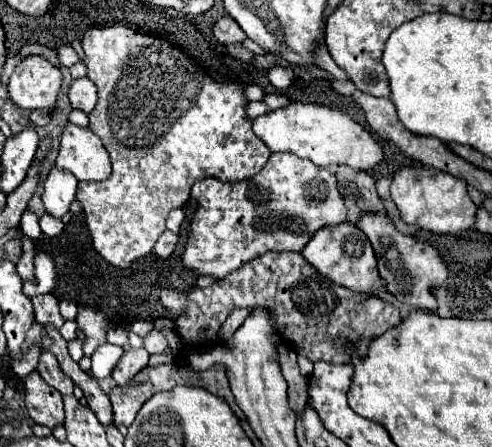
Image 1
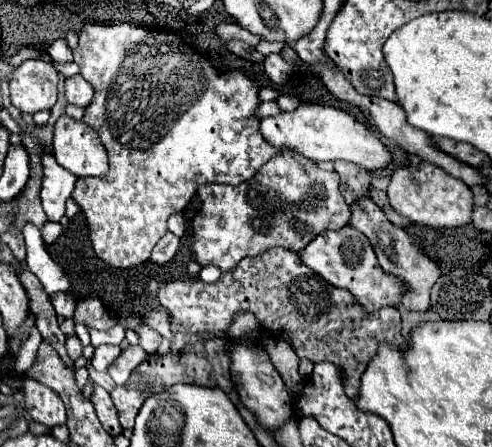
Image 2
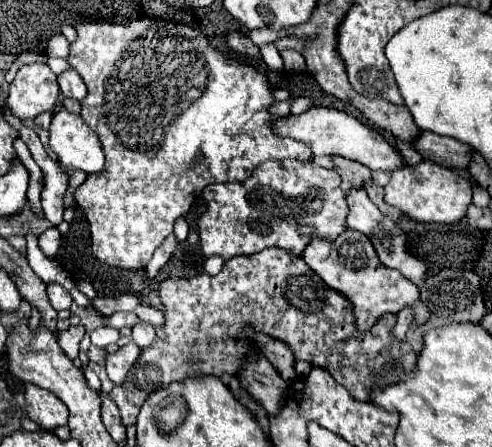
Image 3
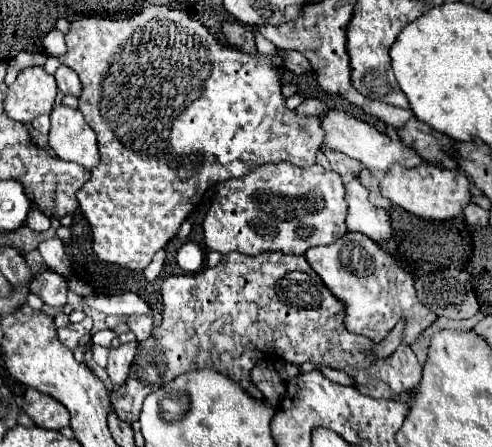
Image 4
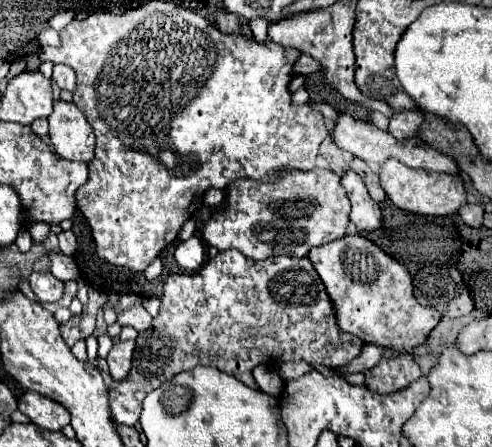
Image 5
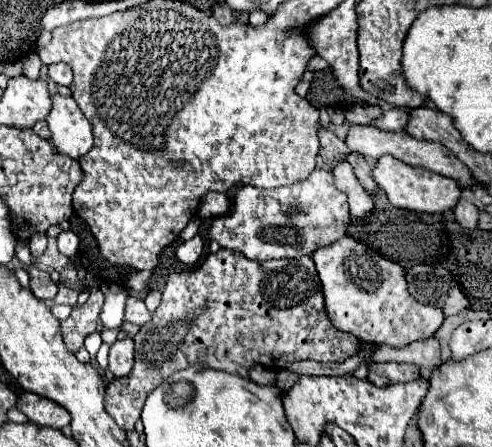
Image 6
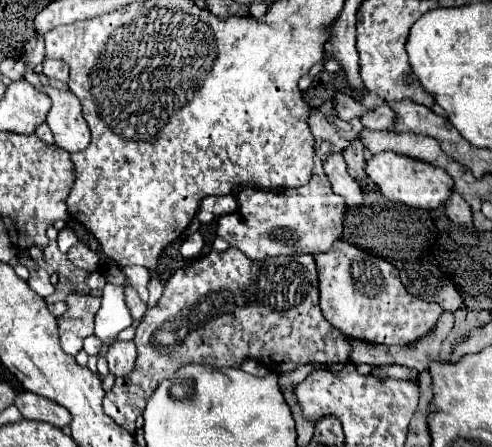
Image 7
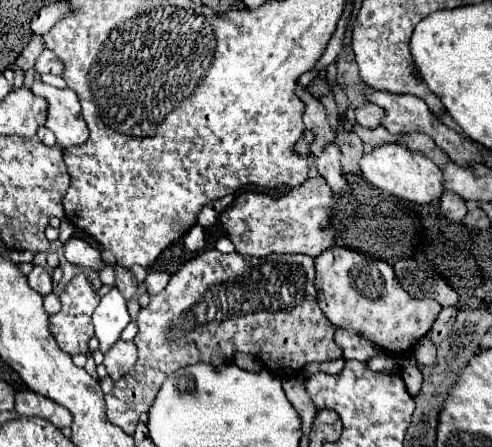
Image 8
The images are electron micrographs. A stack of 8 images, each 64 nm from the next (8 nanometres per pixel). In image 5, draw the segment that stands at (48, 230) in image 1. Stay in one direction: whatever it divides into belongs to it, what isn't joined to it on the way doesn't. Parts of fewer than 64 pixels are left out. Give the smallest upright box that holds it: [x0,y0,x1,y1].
[48,252,78,280]

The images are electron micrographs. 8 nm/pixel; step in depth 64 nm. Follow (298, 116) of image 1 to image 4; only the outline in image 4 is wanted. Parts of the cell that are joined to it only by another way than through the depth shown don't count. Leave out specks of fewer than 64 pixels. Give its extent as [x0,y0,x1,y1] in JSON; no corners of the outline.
[318,110,424,172]

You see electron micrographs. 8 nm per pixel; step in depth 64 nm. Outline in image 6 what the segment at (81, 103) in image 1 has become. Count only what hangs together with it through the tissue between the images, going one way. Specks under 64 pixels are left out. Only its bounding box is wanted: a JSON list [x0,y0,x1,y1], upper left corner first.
[48,64,74,86]

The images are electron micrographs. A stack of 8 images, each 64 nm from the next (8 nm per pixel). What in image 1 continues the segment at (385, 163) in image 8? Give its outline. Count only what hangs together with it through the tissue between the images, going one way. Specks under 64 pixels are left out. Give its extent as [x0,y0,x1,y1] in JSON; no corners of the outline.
[390,166,476,234]

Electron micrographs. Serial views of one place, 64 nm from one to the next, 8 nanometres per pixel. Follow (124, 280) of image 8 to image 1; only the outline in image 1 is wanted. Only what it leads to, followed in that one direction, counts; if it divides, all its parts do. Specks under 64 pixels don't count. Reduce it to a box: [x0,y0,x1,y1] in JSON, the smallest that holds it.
[144,330,168,354]

